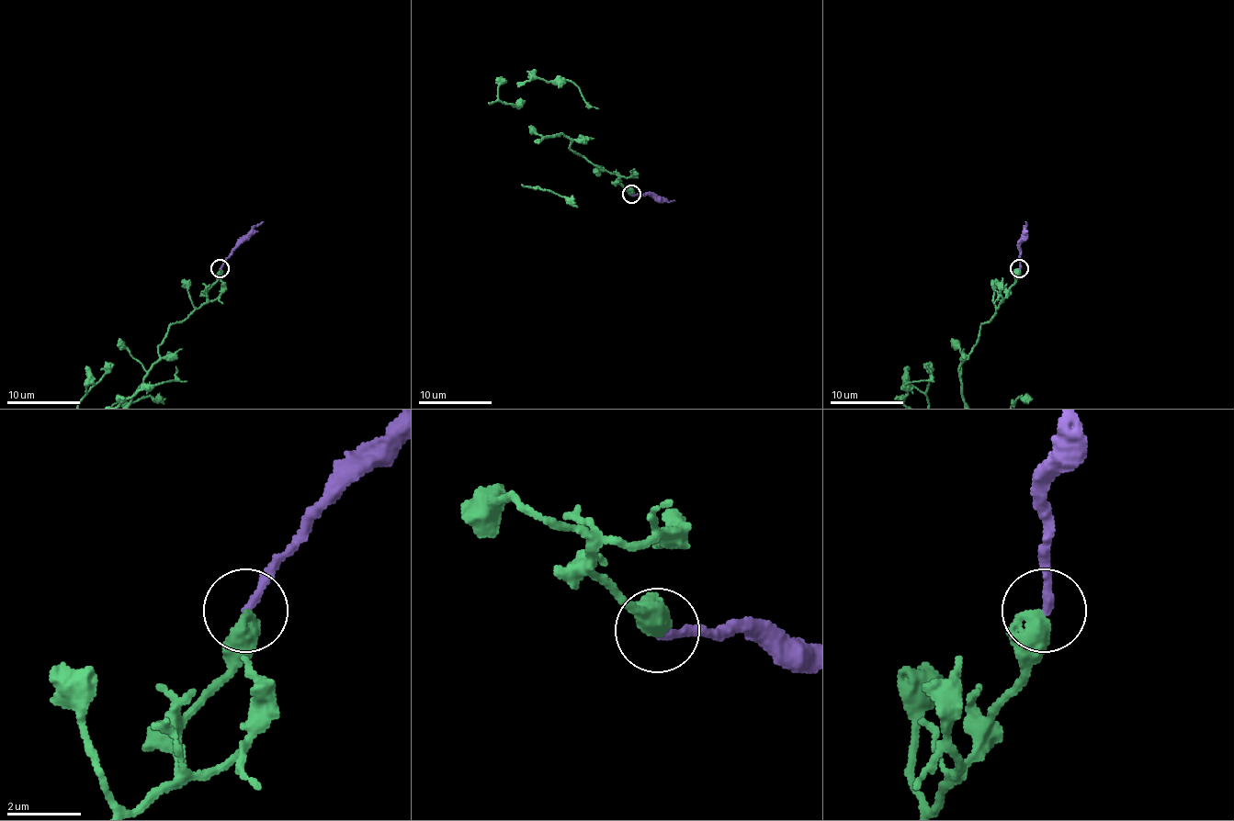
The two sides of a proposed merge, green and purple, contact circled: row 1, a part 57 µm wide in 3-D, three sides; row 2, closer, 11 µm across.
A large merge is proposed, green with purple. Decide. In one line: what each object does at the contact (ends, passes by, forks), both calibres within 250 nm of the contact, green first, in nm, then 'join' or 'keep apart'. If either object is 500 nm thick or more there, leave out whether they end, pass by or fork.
calibres 550 and 200 nm; keep apart

